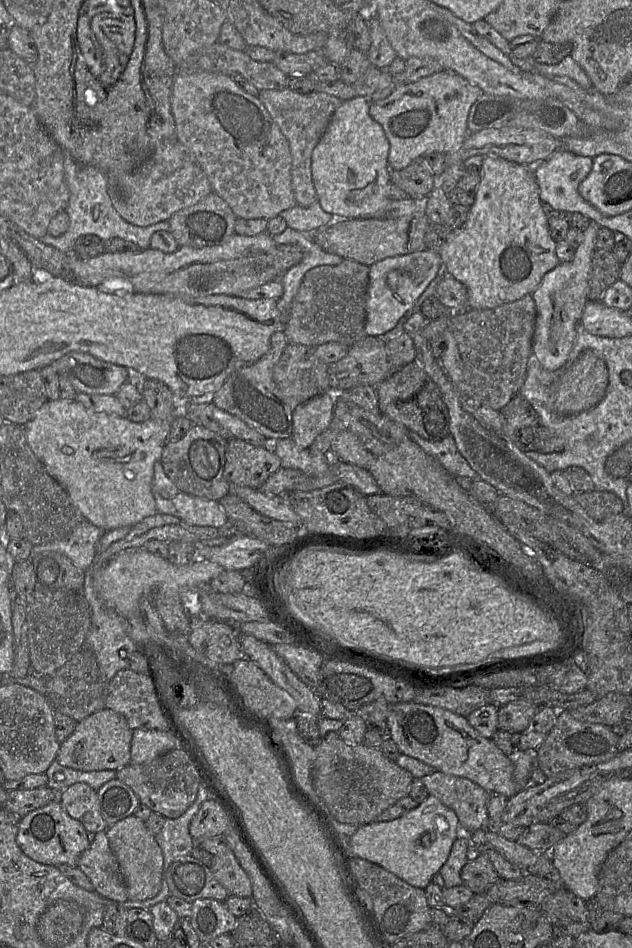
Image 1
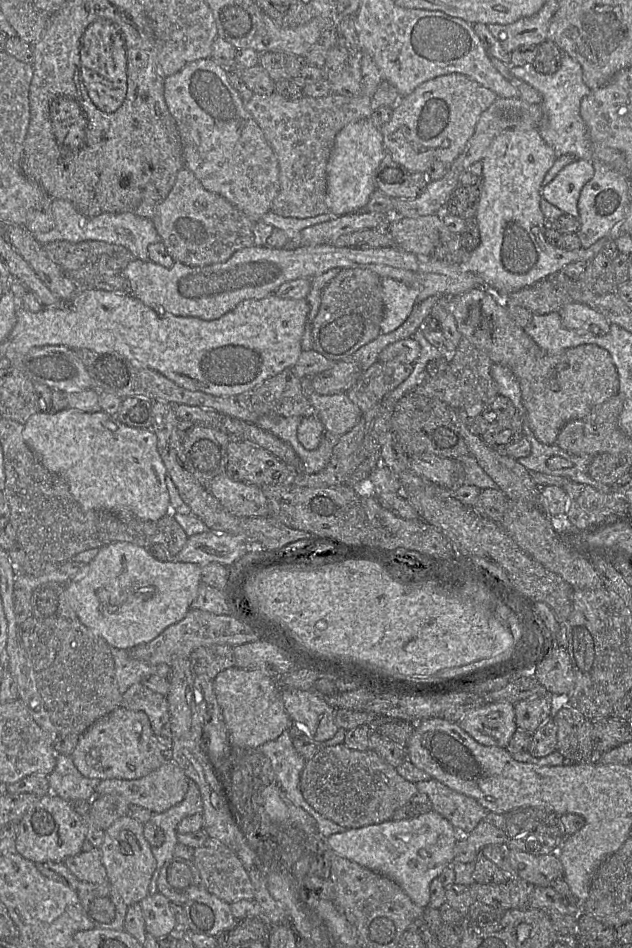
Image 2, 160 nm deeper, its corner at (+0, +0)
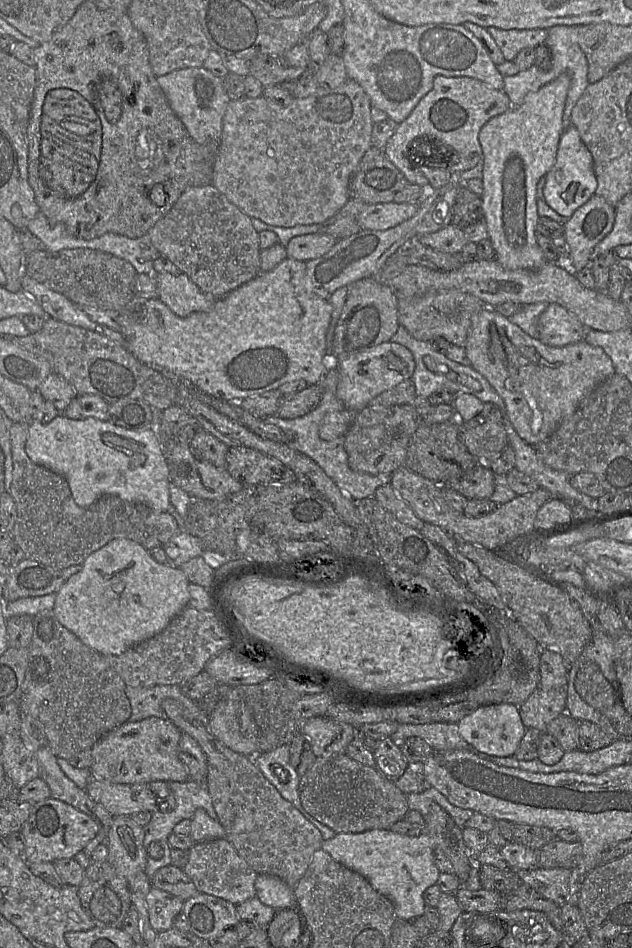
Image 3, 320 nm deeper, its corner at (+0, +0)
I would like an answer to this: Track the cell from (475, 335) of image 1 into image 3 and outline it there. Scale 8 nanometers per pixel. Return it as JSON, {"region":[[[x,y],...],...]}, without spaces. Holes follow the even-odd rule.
{"region":[[[417,396],[408,404],[367,406],[357,412],[345,433],[344,448],[348,465],[355,471],[368,474],[392,473],[406,461],[410,437],[420,426],[455,421],[454,408],[450,404],[431,405],[428,398]]]}

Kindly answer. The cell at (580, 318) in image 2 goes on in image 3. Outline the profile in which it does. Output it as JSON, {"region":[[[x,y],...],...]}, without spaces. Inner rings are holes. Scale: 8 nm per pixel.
{"region":[[[549,304],[548,307],[540,314],[538,319],[538,332],[539,332],[539,340],[548,346],[551,347],[564,347],[567,345],[571,345],[577,343],[581,340],[584,340],[588,330],[594,329],[587,329],[582,322],[575,316],[574,314],[570,313],[566,308],[560,306],[559,304]]]}

